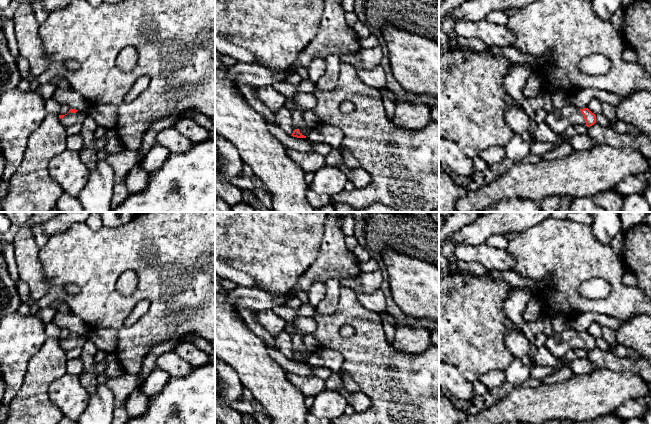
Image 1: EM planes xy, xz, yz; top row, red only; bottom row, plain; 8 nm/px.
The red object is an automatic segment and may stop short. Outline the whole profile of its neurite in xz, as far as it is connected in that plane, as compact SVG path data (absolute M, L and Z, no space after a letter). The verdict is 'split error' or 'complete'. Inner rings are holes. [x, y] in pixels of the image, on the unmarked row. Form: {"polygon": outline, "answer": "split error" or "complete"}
{"polygon": "M297 335L297 336L292 336L292 344L293 344L293 357L291 360L297 361L297 362L306 362L306 360L302 359L300 357L300 353L303 351L307 350L304 342L303 342L303 335Z", "answer": "split error"}

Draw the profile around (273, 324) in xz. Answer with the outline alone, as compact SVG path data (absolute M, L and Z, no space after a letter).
M272 310L257 311L256 319L264 329L275 339L284 331L287 322L278 317Z

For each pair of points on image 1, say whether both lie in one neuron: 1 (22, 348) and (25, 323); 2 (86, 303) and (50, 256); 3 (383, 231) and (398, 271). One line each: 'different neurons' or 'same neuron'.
1: same neuron
2: same neuron
3: different neurons

